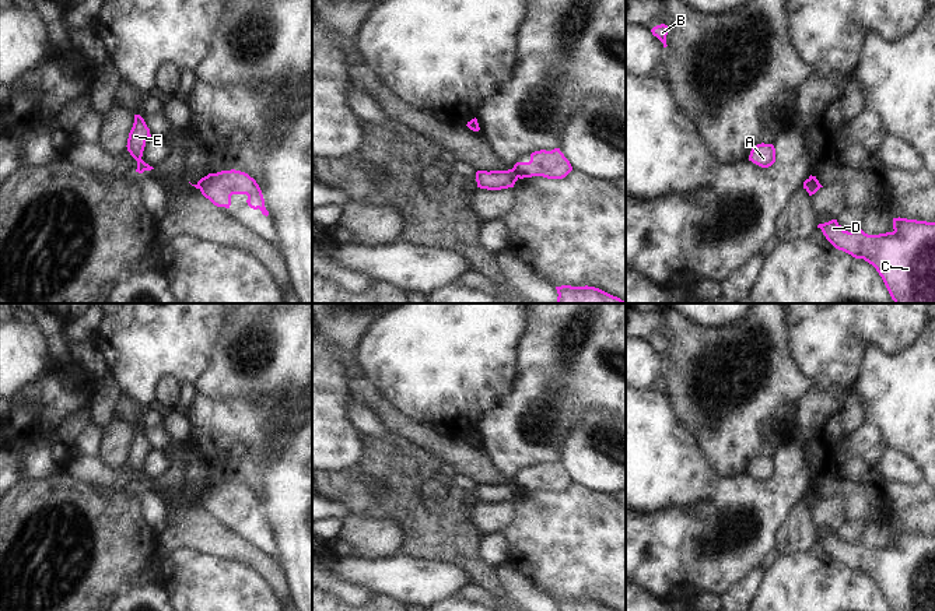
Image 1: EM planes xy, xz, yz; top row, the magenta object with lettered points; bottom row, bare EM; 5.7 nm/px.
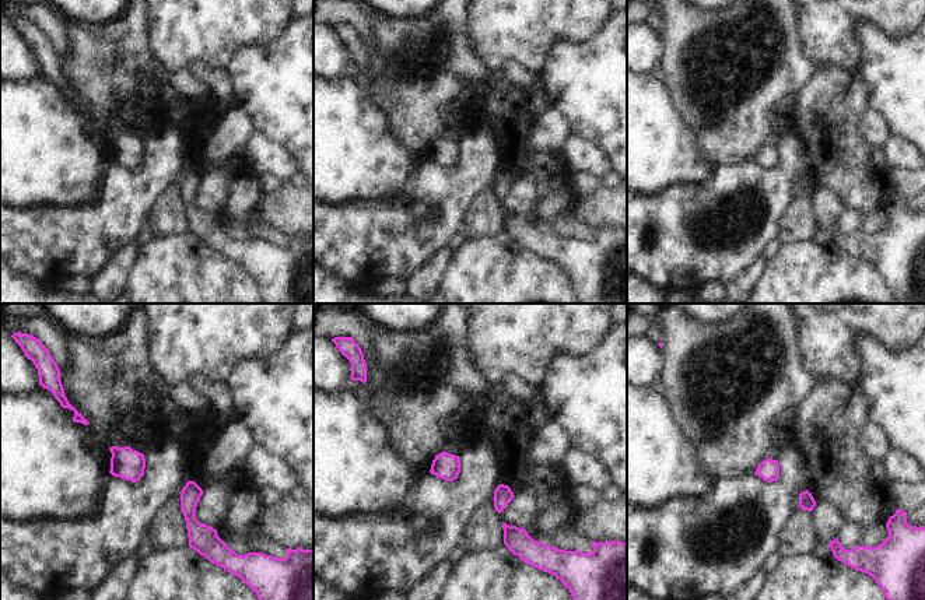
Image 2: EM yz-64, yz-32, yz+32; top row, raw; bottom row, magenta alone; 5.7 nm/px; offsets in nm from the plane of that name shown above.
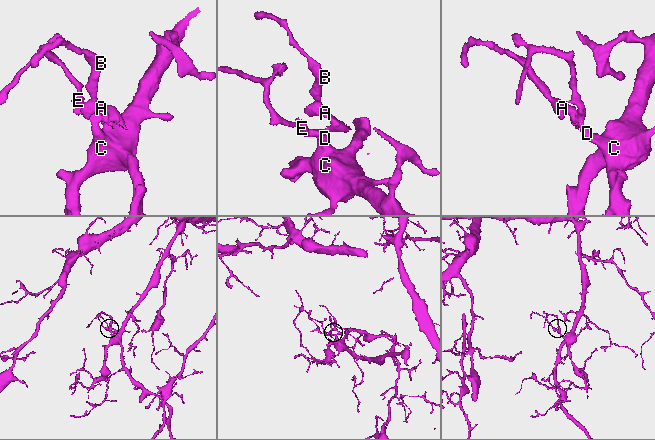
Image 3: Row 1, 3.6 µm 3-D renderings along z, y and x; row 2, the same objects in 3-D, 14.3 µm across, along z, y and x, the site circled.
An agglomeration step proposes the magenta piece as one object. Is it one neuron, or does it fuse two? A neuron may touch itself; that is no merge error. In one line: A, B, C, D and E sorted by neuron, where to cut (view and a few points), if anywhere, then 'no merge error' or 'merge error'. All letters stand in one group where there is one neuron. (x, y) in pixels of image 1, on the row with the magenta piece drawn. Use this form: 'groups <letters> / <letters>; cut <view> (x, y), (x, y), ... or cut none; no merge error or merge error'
groups A B / C D E; cut xz (511, 169), (518, 176); merge error

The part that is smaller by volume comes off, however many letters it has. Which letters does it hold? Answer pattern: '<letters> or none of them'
A, B

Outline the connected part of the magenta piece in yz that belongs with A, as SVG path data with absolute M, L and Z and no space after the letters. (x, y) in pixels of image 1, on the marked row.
M757 144L752 148L749 161L753 164L768 168L775 162L775 148L773 144Z

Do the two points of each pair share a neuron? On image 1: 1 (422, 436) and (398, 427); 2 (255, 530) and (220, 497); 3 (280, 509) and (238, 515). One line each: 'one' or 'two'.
1: one
2: one
3: two

